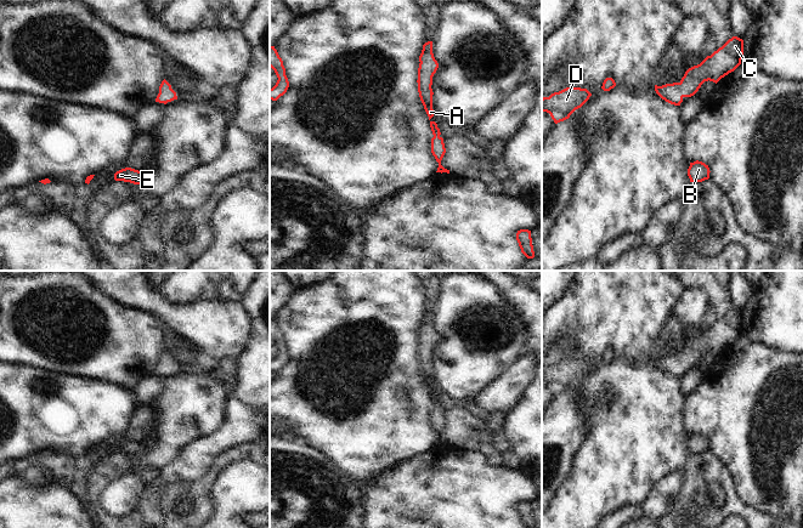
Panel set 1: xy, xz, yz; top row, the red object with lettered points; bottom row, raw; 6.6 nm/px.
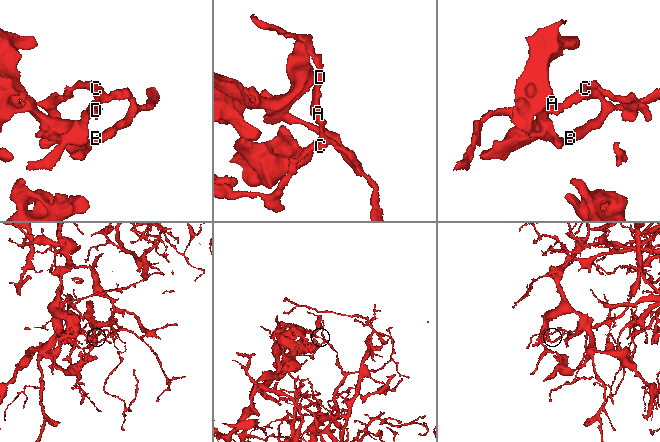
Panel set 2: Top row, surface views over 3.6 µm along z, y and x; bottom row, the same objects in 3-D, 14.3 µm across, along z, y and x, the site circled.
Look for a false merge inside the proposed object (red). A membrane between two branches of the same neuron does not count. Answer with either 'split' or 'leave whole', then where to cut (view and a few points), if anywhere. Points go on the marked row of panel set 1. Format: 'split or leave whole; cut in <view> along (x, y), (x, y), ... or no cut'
leave whole; no cut

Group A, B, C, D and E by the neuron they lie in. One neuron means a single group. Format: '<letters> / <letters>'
A B C D E

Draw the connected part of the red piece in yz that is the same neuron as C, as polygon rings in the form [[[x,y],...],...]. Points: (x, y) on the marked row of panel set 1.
[[[733,36],[700,64],[689,68],[679,83],[655,85],[656,93],[666,102],[680,106],[684,97],[694,96],[705,81],[718,83],[734,72],[743,55],[743,40]]]

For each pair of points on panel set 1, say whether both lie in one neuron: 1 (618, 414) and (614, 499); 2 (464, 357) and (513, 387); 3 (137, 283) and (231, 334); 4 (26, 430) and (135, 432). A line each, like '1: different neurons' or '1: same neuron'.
1: same neuron
2: different neurons
3: same neuron
4: different neurons

